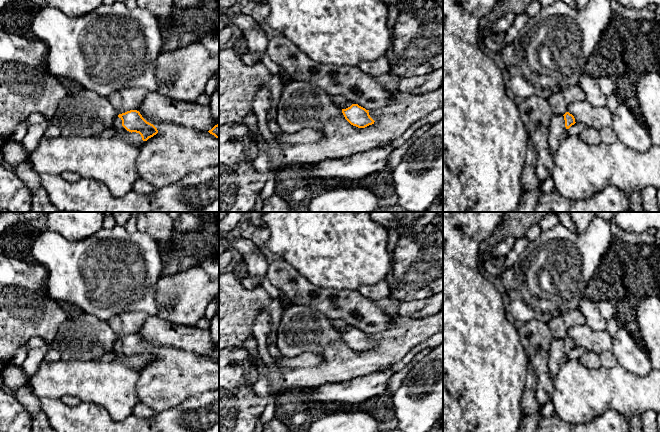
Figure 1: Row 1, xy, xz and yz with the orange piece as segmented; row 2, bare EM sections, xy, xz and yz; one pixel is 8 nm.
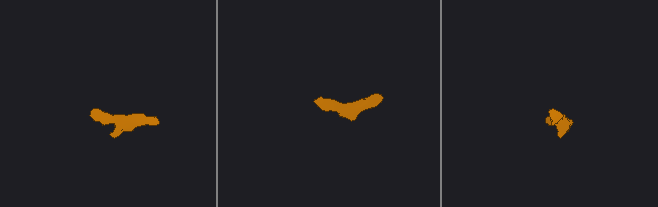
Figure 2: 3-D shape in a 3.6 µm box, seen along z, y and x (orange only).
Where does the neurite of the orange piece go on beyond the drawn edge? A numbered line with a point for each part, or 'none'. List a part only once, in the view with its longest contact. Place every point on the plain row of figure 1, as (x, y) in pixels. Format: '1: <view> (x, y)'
1: xy (120, 356)

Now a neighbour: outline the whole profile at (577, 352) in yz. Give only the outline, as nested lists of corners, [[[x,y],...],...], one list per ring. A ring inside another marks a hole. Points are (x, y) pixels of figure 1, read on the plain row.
[[[575,347],[567,353],[568,359],[579,359],[584,353],[588,352],[585,348]]]

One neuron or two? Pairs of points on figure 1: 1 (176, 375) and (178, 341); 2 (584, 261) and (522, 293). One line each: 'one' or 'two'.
1: two
2: one

